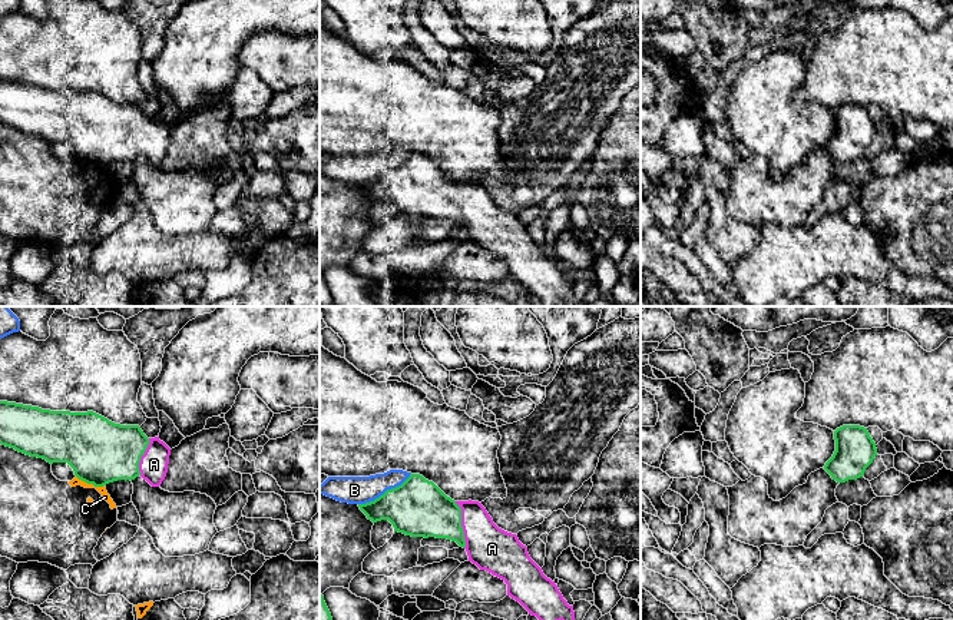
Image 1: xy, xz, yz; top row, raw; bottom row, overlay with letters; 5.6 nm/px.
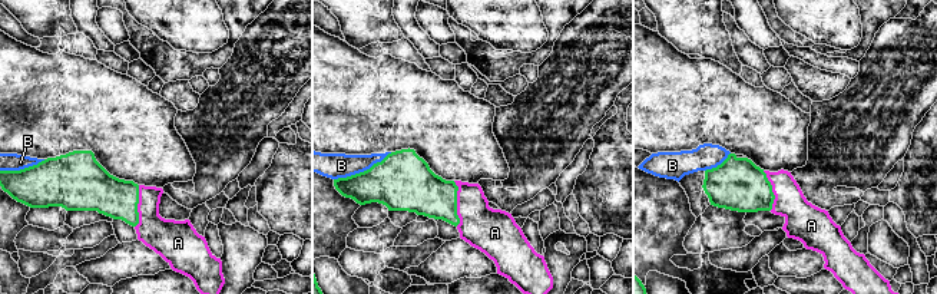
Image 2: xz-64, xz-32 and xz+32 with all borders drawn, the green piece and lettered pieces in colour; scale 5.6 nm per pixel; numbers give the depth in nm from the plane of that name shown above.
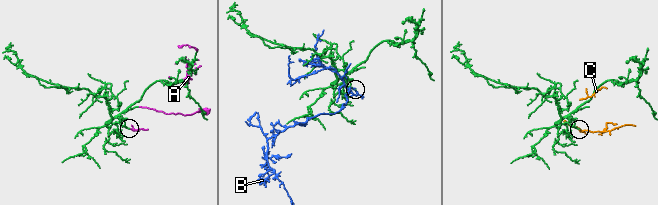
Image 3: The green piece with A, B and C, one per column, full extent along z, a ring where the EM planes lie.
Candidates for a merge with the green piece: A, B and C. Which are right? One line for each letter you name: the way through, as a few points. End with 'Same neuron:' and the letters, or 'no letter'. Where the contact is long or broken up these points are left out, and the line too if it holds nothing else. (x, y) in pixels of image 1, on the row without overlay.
Same neuron: A

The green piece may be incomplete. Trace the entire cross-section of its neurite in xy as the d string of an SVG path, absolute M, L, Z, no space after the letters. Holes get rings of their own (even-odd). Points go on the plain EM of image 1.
M0 80L0 123L47 142L67 142L75 155L95 166L142 156L159 166L166 156L171 127L159 116L148 117L139 105L120 105L93 92L50 90Z

